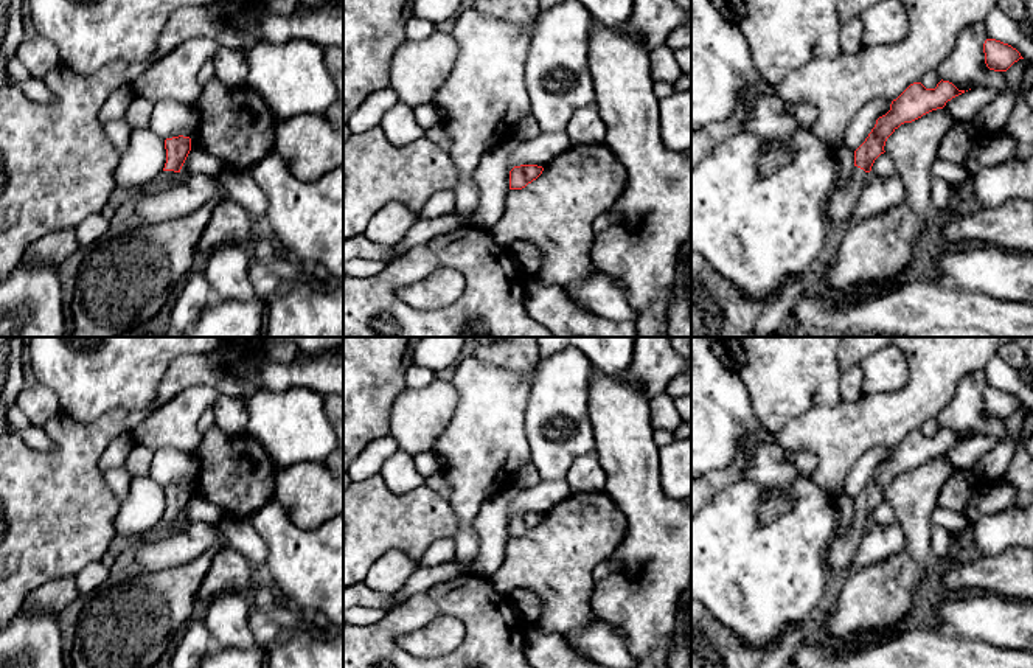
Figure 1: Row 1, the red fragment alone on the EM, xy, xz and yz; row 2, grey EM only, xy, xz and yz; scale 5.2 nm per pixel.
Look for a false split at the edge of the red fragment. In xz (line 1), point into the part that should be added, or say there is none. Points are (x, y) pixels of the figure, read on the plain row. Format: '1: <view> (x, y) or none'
1: none

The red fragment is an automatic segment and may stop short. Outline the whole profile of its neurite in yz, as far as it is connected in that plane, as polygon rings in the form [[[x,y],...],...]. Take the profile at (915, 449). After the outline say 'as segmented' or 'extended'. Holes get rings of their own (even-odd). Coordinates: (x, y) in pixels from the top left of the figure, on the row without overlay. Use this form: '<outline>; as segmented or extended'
[[[940,429],[935,437],[926,437],[921,430],[910,432],[890,458],[876,468],[865,489],[854,499],[854,516],[847,531],[837,536],[828,551],[830,575],[845,576],[854,567],[854,553],[862,536],[870,527],[875,508],[884,502],[887,486],[904,471],[912,471],[923,463],[943,457],[948,449],[965,441],[949,429]]]; extended

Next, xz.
[[[520,513],[510,519],[510,538],[522,538],[542,522],[544,516],[537,513]]]; as segmented

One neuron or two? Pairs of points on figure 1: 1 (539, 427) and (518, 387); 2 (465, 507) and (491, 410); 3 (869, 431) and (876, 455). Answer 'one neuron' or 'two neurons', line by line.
1: two neurons
2: one neuron
3: two neurons

